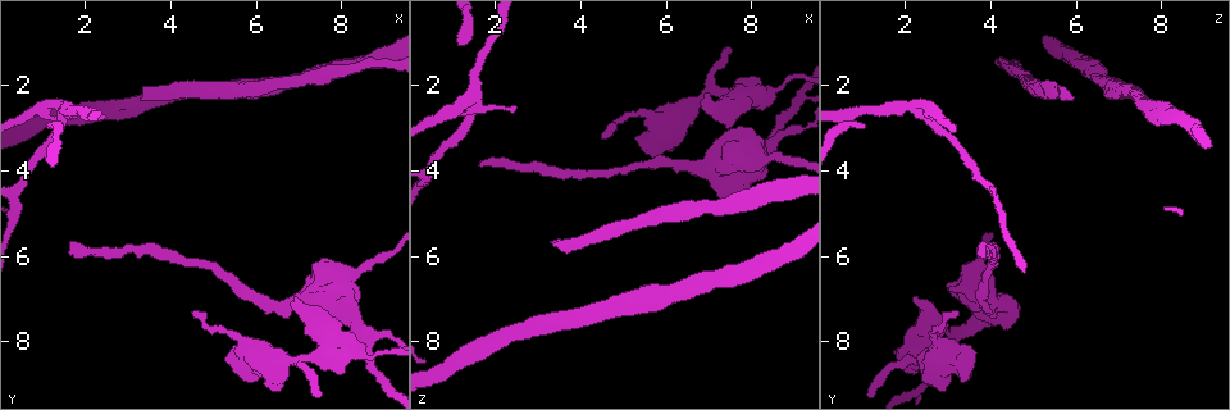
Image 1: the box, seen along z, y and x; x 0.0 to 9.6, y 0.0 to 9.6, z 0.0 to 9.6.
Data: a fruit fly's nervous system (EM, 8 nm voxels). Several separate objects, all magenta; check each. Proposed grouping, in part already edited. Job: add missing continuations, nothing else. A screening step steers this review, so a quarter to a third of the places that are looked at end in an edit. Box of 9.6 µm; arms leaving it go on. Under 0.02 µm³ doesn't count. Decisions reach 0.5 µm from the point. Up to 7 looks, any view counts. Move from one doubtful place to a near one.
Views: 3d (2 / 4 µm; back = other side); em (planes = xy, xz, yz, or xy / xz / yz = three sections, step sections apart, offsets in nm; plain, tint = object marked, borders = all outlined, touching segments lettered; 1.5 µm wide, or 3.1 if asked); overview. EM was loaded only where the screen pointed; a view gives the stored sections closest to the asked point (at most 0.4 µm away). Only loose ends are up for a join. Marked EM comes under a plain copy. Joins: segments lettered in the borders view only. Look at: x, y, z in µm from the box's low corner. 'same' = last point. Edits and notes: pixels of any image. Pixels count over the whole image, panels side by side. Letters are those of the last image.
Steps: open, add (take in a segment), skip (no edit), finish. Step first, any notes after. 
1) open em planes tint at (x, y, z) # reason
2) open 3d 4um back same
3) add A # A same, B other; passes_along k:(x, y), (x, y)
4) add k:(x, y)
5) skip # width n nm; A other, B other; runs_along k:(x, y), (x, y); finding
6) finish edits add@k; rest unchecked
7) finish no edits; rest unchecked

open em planes tint at (6.90, 7.00, 2.15) # an open end

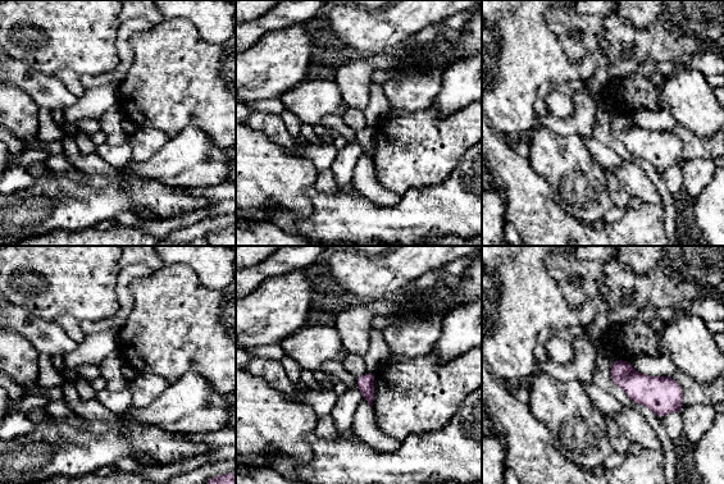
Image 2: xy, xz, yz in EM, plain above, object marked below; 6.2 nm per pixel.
open em planes borders same

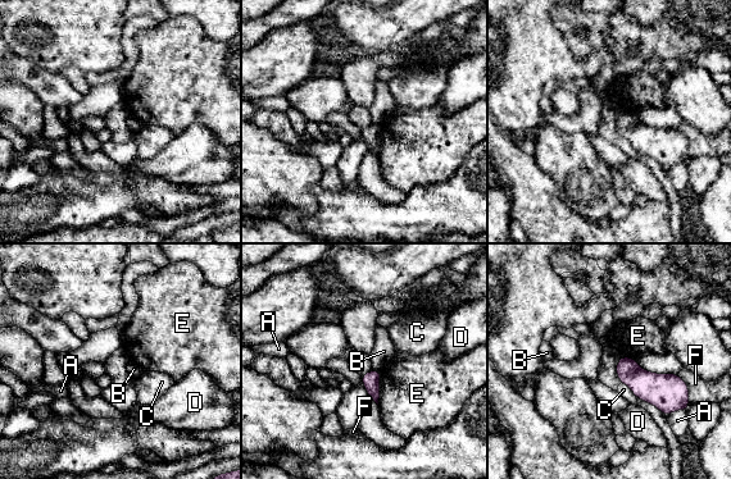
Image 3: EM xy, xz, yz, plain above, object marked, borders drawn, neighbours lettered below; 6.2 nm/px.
skip # A other, B other, C other, D other, E other, F other; border 3:(373, 369), (380, 372); no lettered segment goes on from it

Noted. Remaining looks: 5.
open em planes borders at (3.40, 2.40, 5.65) # free end

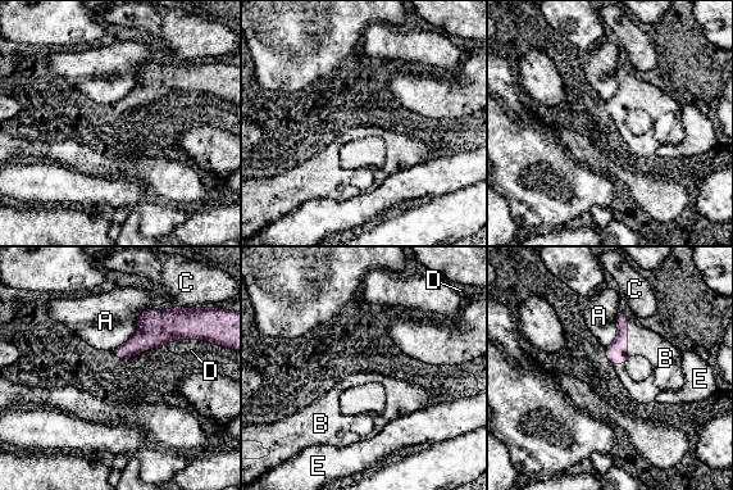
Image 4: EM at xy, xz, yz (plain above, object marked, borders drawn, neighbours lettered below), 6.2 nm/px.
add B # A other, B same, C other, D other, E other; it goes on there

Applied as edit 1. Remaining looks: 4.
open em planes borders at (4.55, 7.30, 3.25) # tapers out

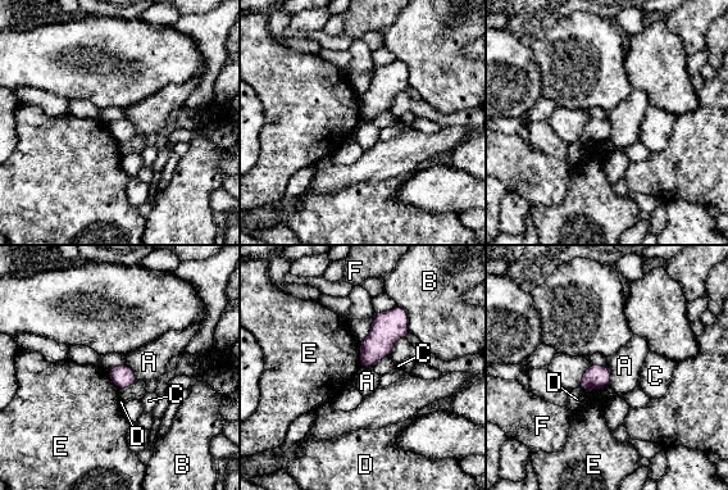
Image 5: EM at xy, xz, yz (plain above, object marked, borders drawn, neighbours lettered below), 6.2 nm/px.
skip # A other, B other, C other, D other, E other, F other; border 5:(606, 366), (610, 385); none of them fits

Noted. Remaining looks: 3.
finish edits add@4; rest unchecked

